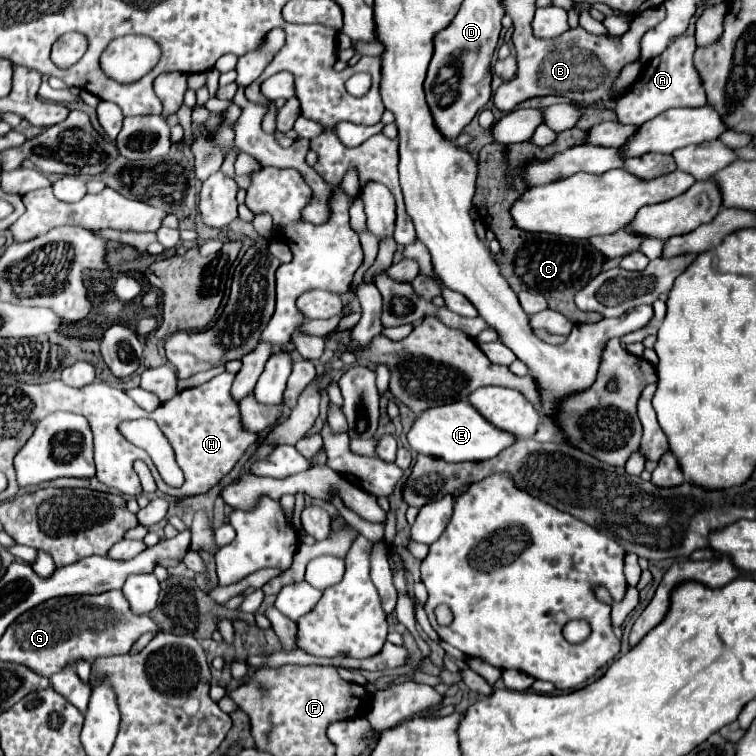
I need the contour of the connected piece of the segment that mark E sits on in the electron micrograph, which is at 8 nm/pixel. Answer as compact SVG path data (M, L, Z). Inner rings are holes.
M453 402L453 404L443 404L435 408L427 408L411 424L411 430L407 432L407 442L411 450L417 454L427 454L441 458L445 462L467 462L467 460L485 460L497 456L509 442L515 438L511 434L505 434L503 430L497 430L469 402Z

